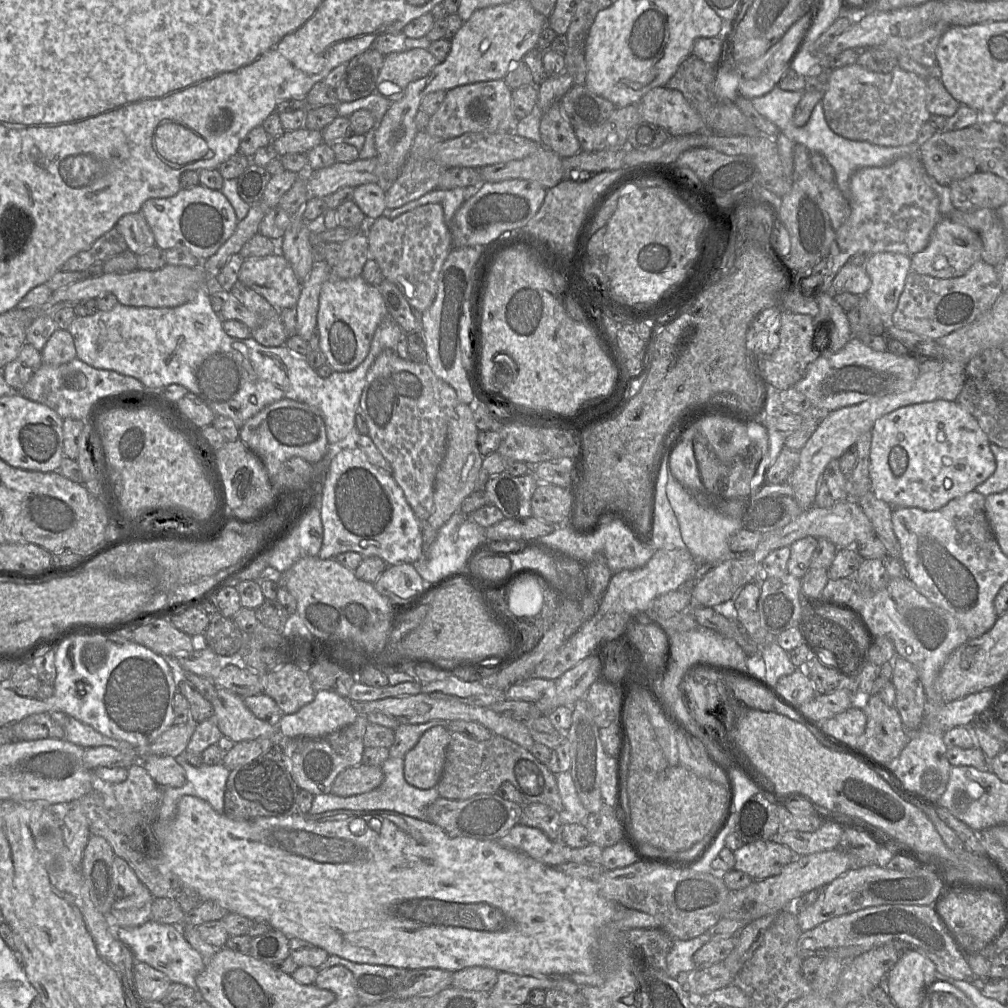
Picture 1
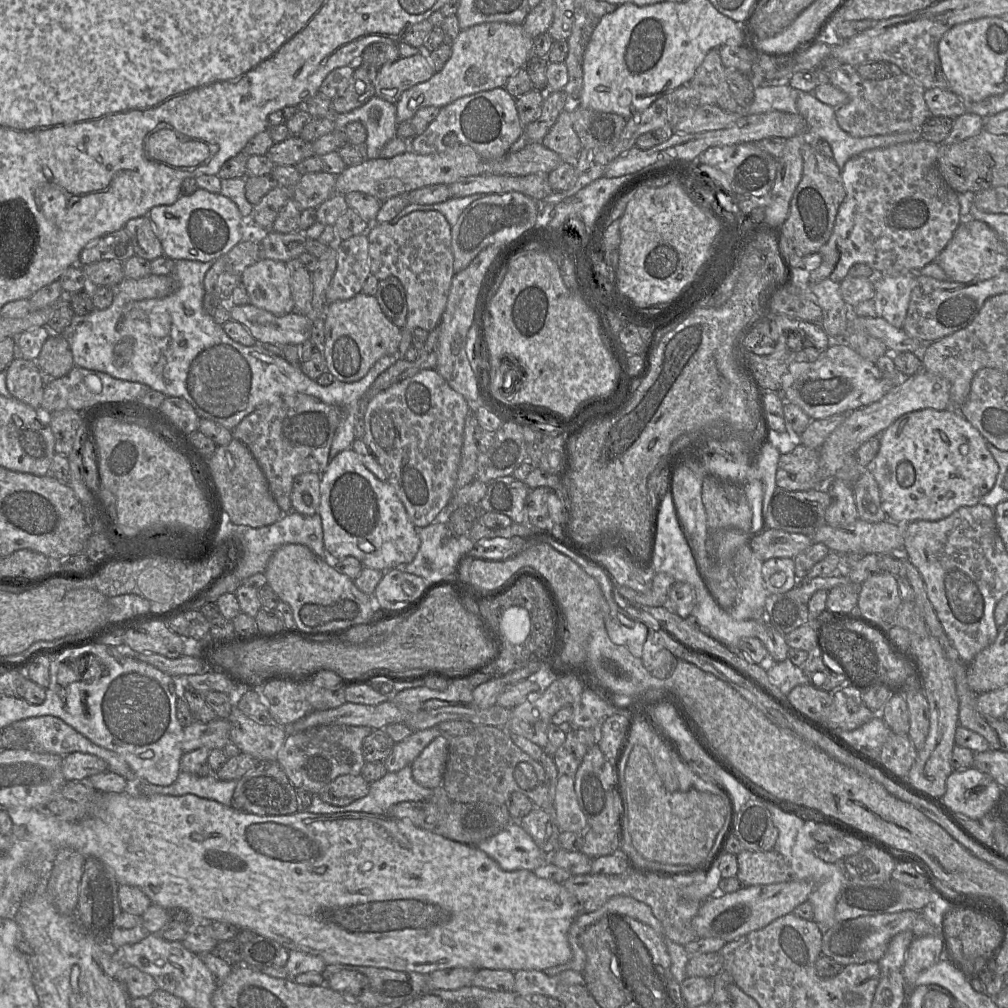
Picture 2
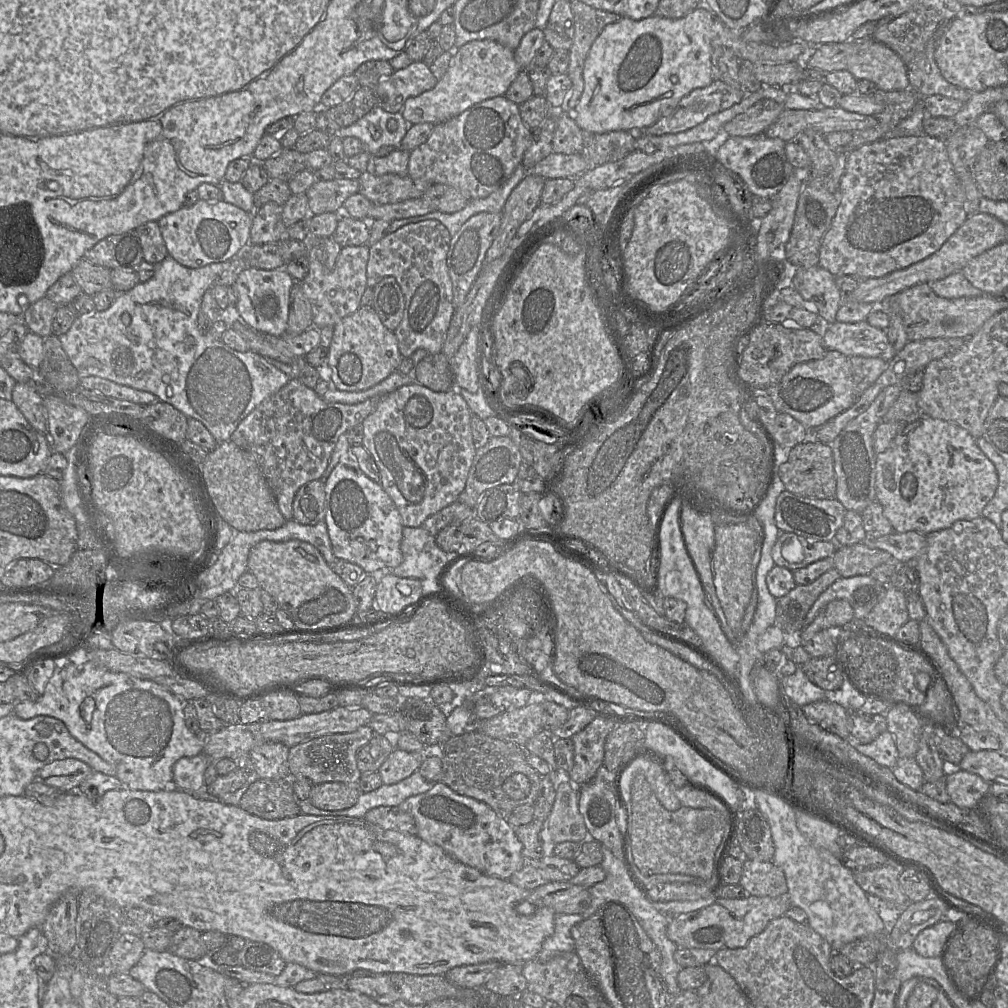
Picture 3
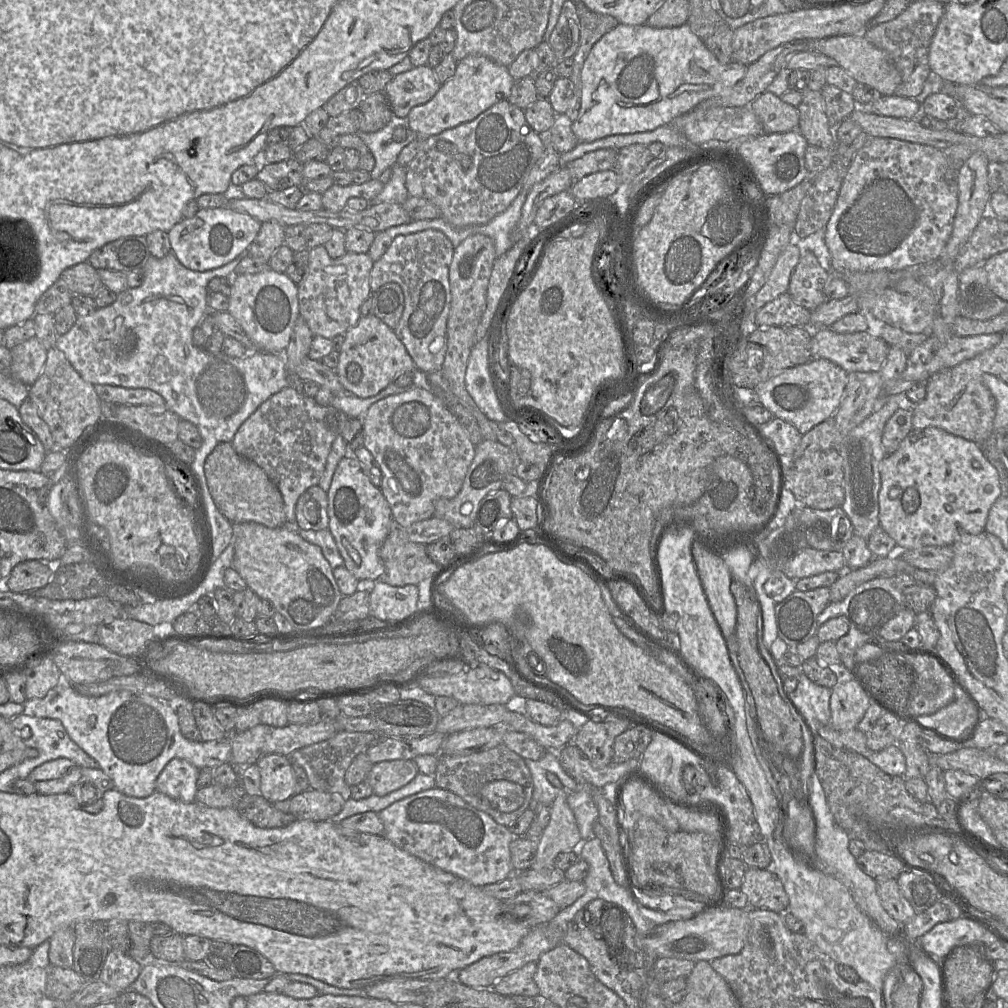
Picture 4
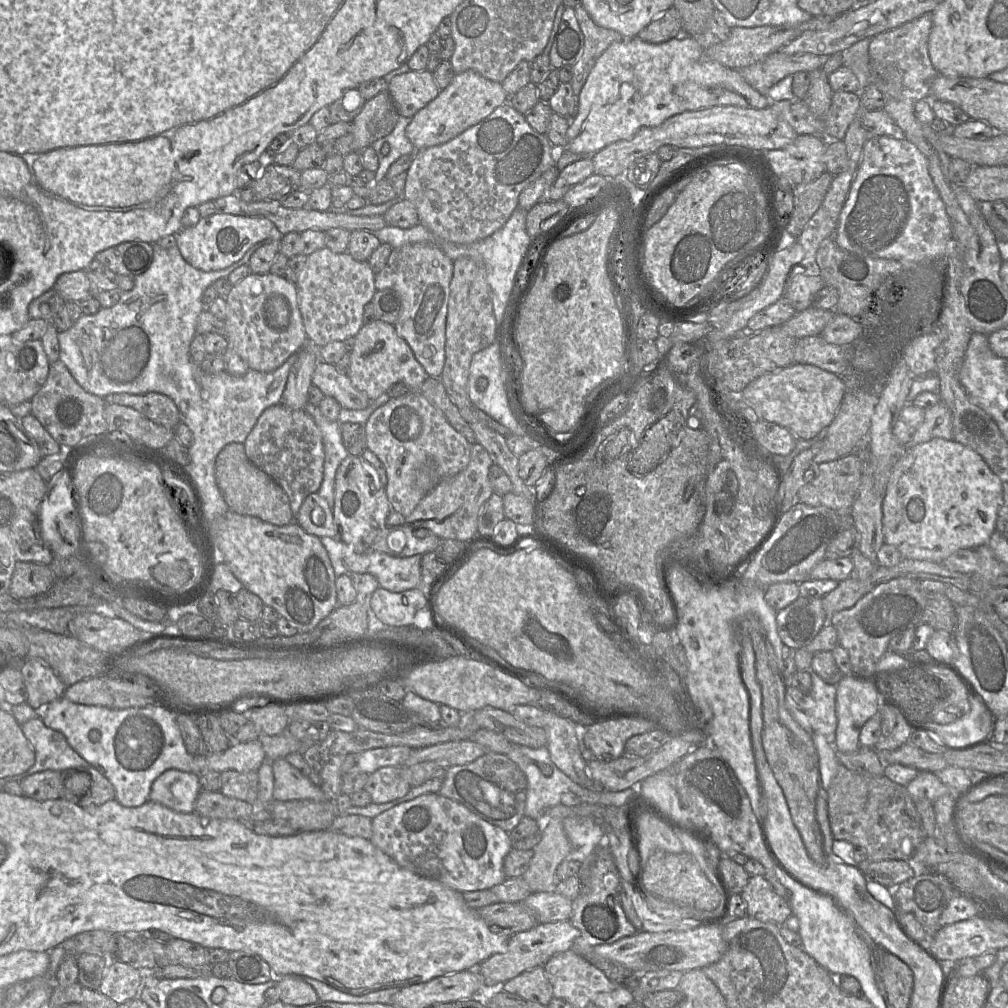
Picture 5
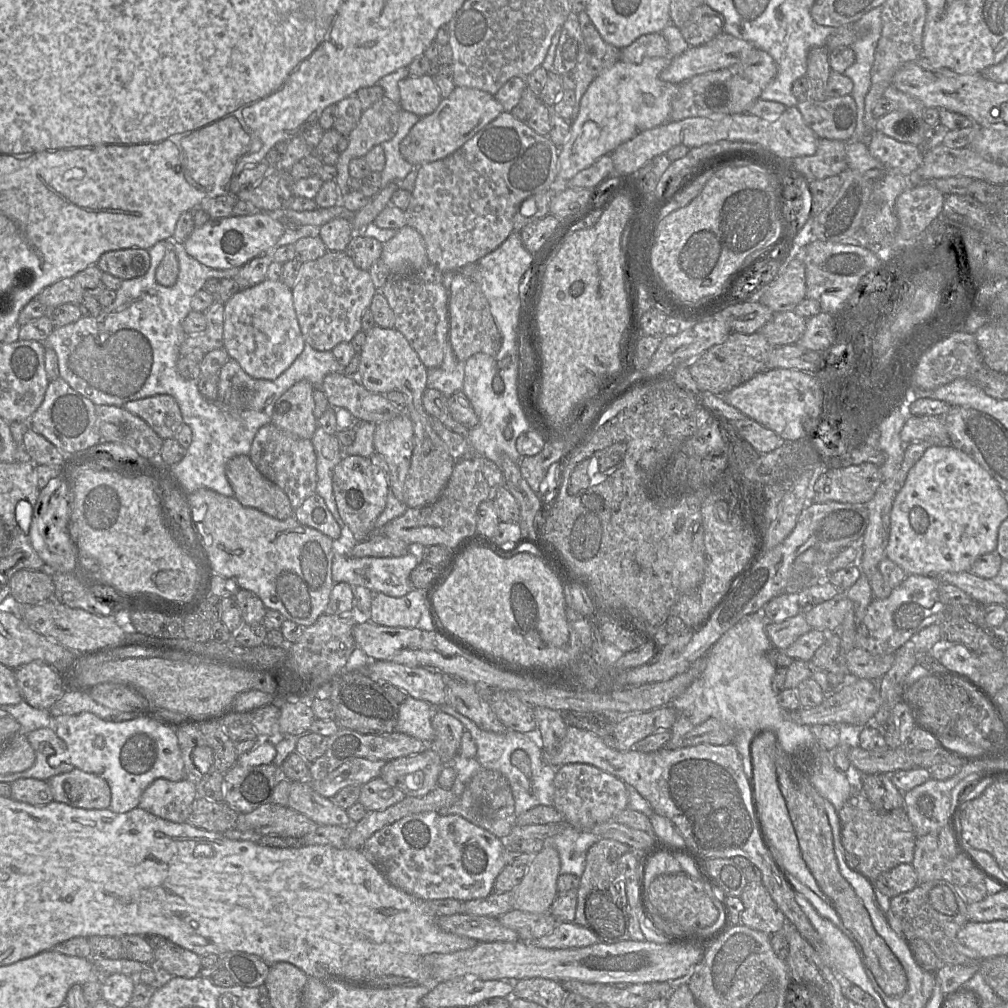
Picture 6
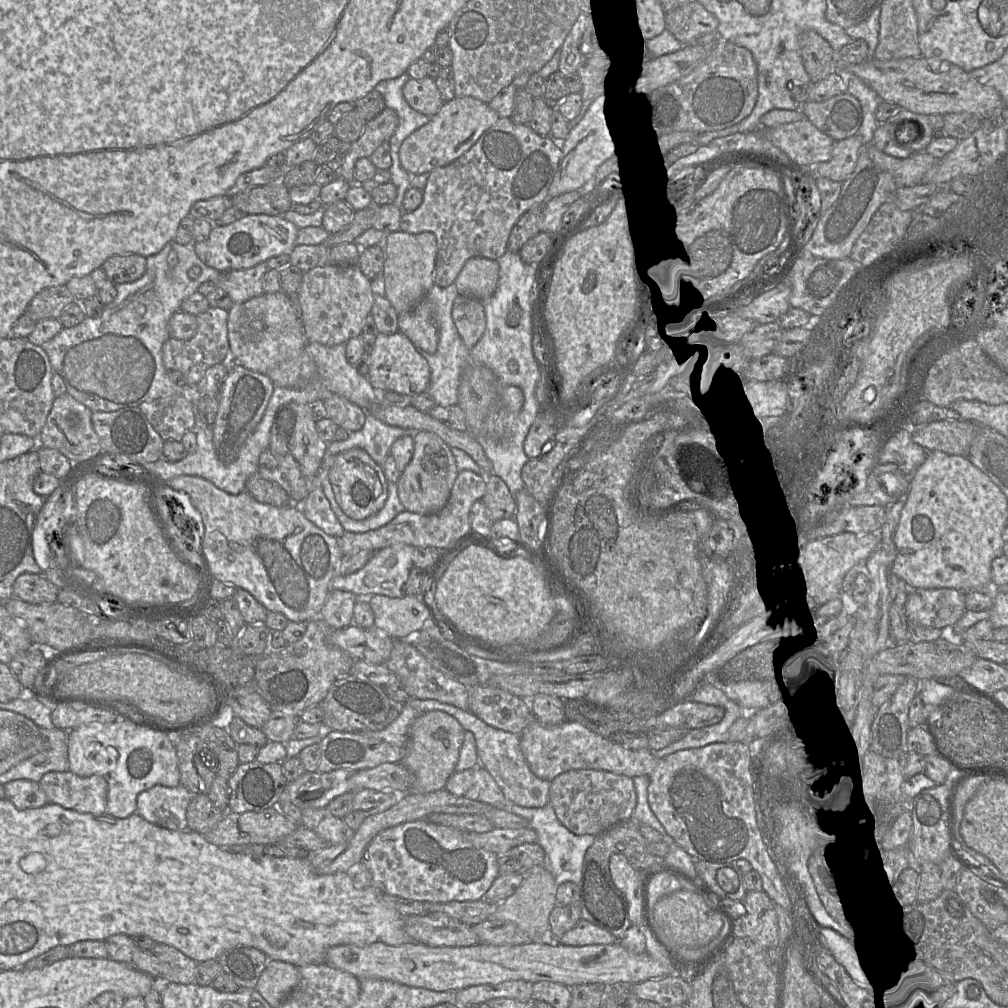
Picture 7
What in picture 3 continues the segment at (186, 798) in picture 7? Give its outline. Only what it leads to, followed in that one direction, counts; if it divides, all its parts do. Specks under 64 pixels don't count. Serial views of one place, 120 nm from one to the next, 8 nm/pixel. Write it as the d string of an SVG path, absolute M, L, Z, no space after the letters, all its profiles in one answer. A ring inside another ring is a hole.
M205 754L180 758L173 766L173 782L178 790L194 793L204 788L204 772L211 759Z

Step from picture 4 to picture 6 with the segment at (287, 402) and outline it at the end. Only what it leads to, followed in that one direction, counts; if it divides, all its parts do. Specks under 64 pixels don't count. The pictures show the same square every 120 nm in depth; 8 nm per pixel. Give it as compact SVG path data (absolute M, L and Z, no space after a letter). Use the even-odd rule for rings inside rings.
M269 423L257 431L249 457L262 475L285 492L294 510L306 498L315 493L317 483L316 452L312 440L285 433Z

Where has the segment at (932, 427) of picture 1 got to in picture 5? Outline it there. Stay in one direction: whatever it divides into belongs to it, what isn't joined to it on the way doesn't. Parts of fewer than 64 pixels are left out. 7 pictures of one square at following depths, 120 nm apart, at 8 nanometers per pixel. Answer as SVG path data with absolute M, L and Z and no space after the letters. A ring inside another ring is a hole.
M934 438L907 449L893 468L882 502L884 543L895 546L905 559L940 564L960 549L989 544L1002 504L1002 482L980 454L957 441Z

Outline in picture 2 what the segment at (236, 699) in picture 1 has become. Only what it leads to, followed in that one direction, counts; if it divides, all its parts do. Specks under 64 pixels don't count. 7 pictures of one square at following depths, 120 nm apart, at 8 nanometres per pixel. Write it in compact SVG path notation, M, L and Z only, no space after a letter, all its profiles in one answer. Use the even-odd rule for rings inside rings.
M235 700L228 720L231 725L230 740L241 752L259 761L277 759L287 736L286 728L256 722L235 706Z

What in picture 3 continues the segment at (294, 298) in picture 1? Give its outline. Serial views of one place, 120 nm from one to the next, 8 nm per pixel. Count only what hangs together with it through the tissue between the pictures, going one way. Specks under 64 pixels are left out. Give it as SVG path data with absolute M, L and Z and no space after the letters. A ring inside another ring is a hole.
M247 266L235 281L238 299L231 312L235 313L237 320L242 320L257 332L282 336L287 330L290 292L294 283L285 268L264 270Z

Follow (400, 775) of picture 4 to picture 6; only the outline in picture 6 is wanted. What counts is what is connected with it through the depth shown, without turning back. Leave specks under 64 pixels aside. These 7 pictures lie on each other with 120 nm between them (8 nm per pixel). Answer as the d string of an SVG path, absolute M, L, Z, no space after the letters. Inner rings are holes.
M376 777L361 786L358 801L367 812L385 810L399 801L406 794L401 790L391 787L381 777Z

